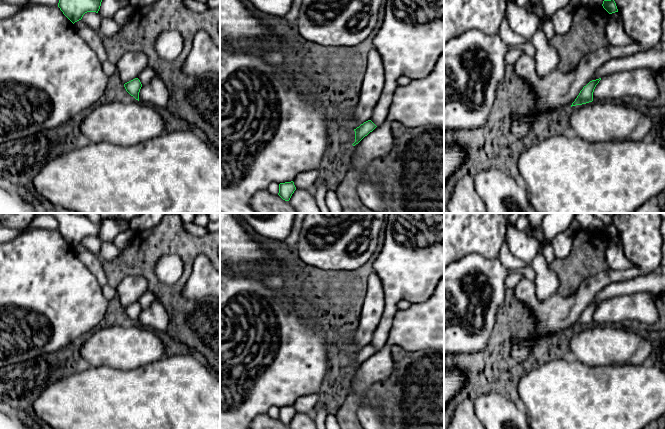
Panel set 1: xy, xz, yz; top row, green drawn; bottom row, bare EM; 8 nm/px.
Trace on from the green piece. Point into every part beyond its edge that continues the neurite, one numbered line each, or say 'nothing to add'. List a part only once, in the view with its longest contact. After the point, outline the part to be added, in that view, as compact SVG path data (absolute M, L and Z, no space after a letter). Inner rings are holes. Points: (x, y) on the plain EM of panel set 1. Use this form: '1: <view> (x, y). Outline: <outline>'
nothing to add

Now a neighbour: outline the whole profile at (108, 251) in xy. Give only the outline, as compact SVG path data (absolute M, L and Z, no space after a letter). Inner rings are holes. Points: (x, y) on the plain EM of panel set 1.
M102 242L101 249L98 253L99 260L103 263L104 261L110 261L116 259L120 254L120 250L113 244L113 242Z

